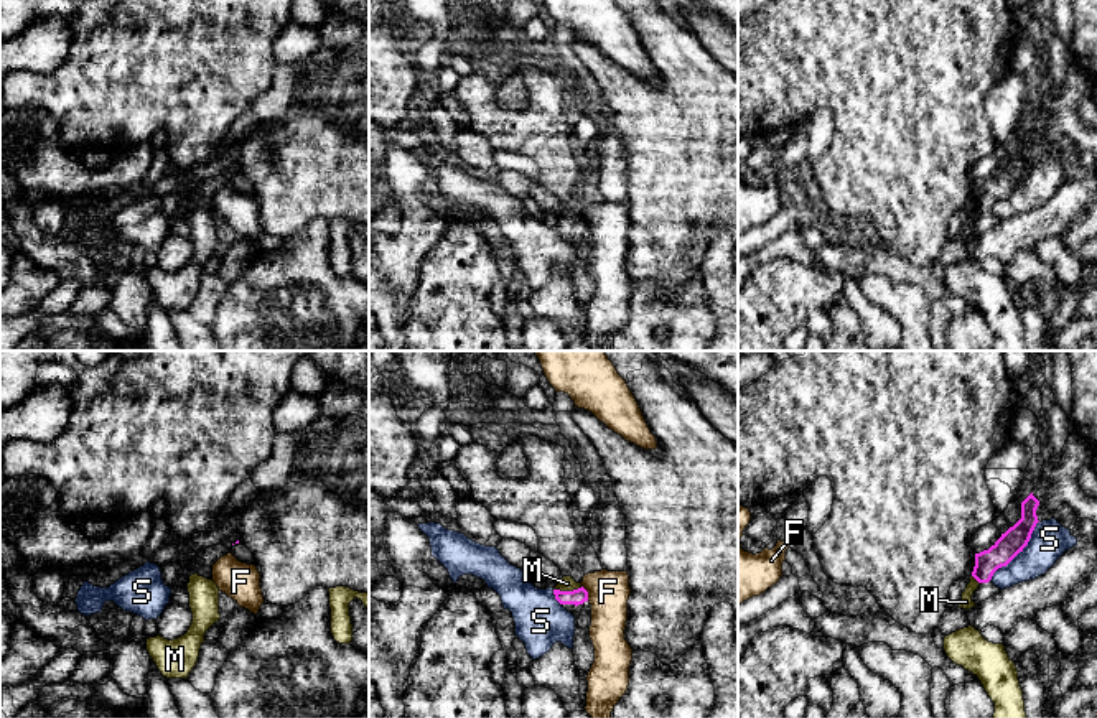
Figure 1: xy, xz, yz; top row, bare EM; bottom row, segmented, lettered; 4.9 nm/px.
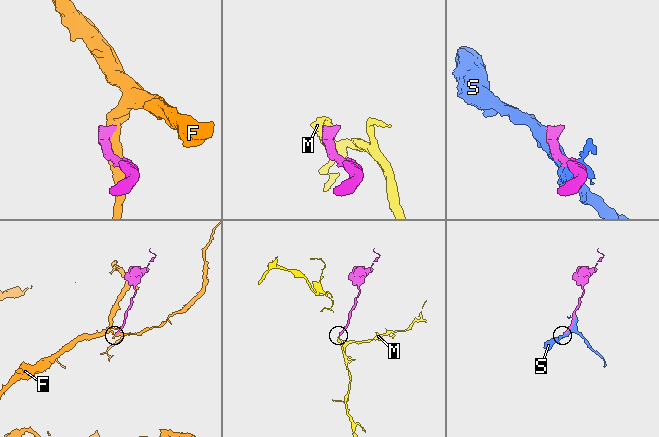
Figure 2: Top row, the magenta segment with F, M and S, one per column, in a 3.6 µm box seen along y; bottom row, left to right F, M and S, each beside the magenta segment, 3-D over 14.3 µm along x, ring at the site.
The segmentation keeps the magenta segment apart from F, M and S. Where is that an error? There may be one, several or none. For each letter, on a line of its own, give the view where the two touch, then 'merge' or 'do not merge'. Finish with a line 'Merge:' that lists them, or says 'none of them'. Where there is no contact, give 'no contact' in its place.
F: contact in xz; do not merge
M: contact in xz; merge
S: contact in yz; do not merge
Merge: M

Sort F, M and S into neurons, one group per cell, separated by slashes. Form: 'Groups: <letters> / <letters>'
Groups: F / M / S

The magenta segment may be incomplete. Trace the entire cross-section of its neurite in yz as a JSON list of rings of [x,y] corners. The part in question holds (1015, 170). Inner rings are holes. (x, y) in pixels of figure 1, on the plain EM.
[[[1031,124],[1021,133],[1021,150],[1005,165],[1001,165],[1001,168],[988,181],[975,184],[975,198],[970,207],[970,214],[962,224],[959,239],[970,240],[977,237],[972,232],[972,226],[978,216],[988,214],[998,199],[1006,198],[1020,183],[1023,183],[1036,155],[1039,153],[1036,147],[1038,137],[1039,132]]]

